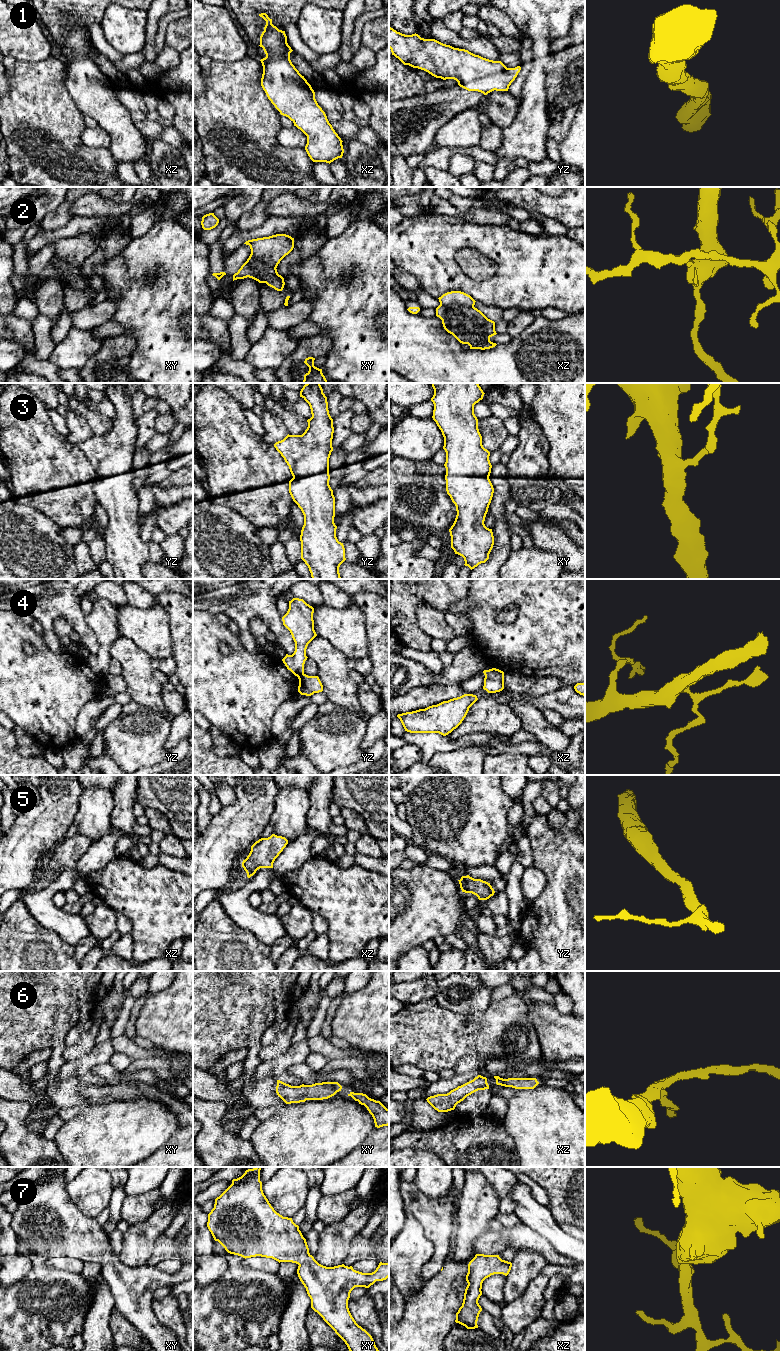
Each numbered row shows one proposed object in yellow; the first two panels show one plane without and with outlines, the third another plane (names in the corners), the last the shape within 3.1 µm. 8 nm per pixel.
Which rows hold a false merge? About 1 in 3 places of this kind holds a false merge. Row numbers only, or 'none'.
2, 4

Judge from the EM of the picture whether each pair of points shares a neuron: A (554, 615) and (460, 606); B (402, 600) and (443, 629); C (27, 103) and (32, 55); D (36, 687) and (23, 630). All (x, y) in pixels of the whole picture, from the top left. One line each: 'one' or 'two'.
A: one
B: two
C: two
D: one

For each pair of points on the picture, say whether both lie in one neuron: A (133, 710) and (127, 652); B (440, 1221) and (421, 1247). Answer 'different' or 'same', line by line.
A: different
B: different

